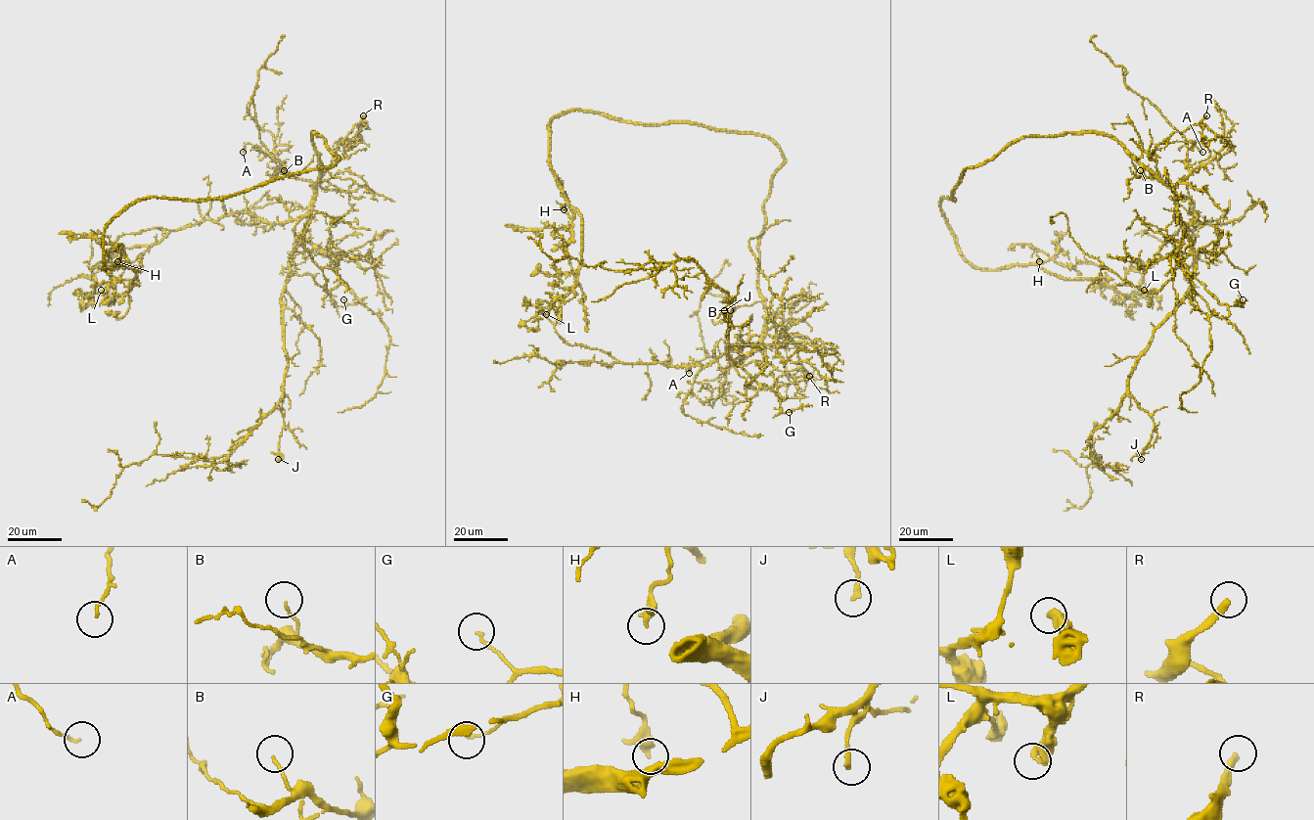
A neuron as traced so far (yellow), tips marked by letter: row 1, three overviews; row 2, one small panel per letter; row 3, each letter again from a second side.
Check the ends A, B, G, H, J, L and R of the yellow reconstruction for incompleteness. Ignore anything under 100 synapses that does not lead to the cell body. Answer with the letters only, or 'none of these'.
R

